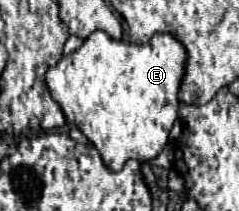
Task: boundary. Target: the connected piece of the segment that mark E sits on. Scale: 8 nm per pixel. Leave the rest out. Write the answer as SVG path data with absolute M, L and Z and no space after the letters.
M92 32L84 44L72 52L64 54L62 60L46 72L46 84L52 98L60 104L68 124L74 124L102 154L104 164L118 172L126 160L134 158L140 162L150 162L156 158L168 142L168 132L178 118L178 90L184 76L186 50L168 32L154 34L148 44L130 44L110 38L106 32Z

